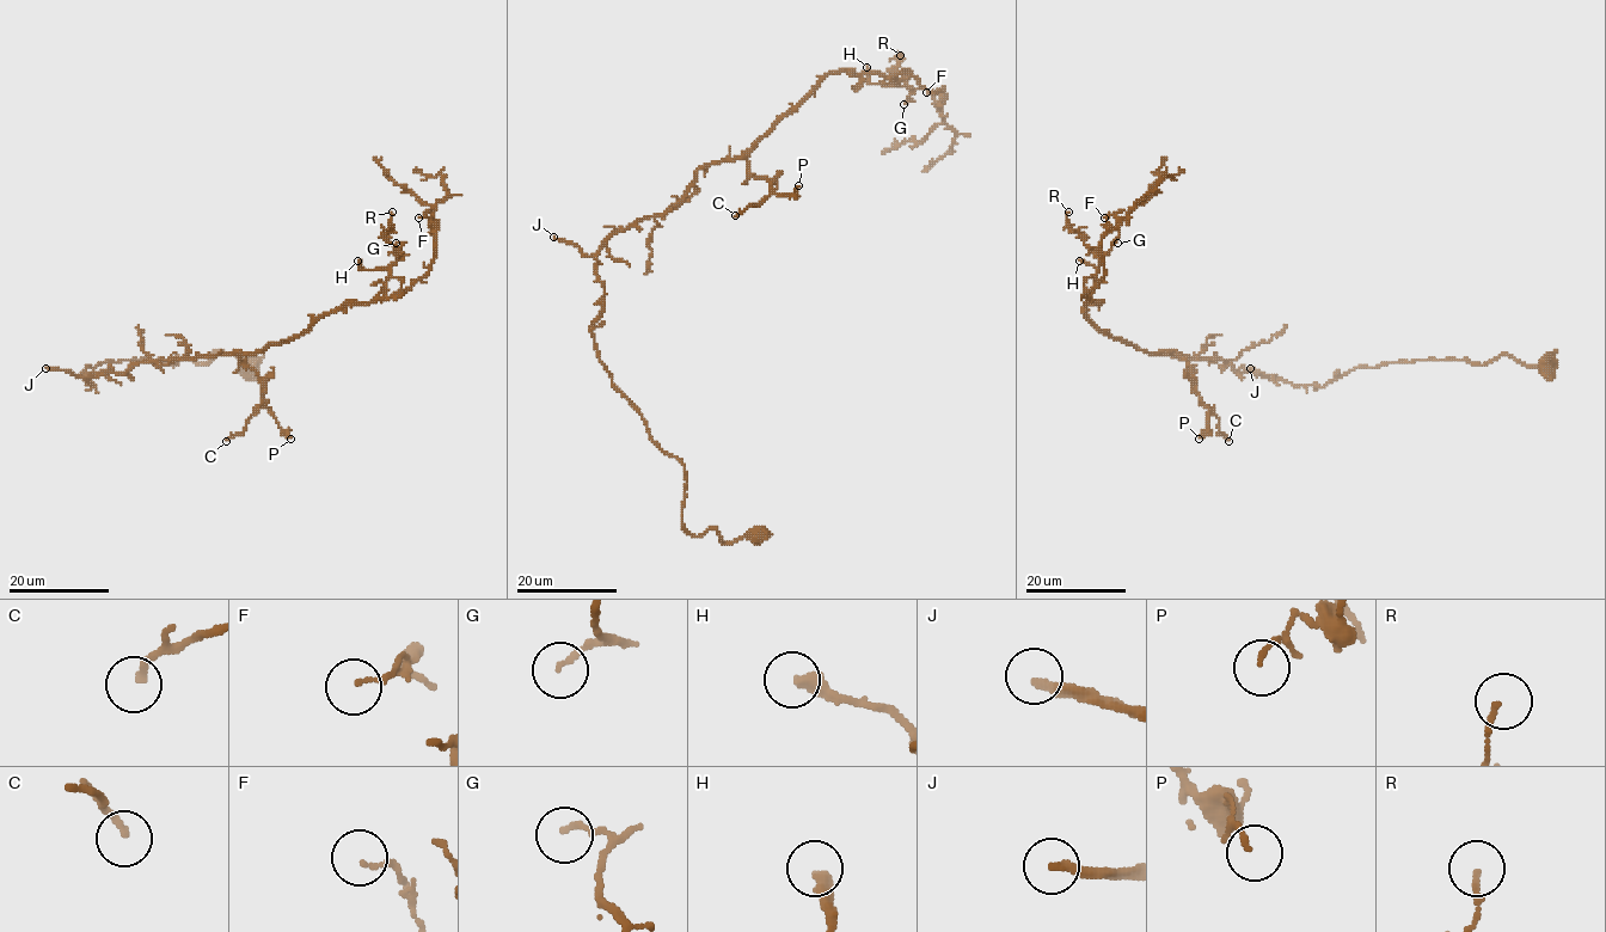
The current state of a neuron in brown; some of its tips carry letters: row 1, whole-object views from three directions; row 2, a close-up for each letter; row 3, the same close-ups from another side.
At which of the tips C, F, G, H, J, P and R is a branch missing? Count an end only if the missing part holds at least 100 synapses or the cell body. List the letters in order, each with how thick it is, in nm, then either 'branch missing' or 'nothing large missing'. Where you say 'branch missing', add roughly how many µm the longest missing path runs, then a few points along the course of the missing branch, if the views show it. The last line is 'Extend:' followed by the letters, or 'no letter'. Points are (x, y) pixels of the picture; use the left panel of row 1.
C: 170 nm thick; nothing large missing
F: 120 nm thick; nothing large missing
G: 140 nm thick; nothing large missing
H: 380 nm thick; nothing large missing
J: 240 nm thick; branch missing; about 140 µm are missing
P: 120 nm thick; nothing large missing
R: 130 nm thick; nothing large missing
Extend: J

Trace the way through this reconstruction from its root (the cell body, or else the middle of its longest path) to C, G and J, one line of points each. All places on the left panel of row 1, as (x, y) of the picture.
C: (246, 367), (216, 350), (83, 373), (96, 387), (240, 350), (264, 404), (226, 441)
G: (246, 367), (216, 350), (83, 375), (295, 338), (378, 300), (396, 243)
J: (246, 367), (220, 350), (208, 365), (123, 360), (86, 368), (96, 387), (46, 368)

